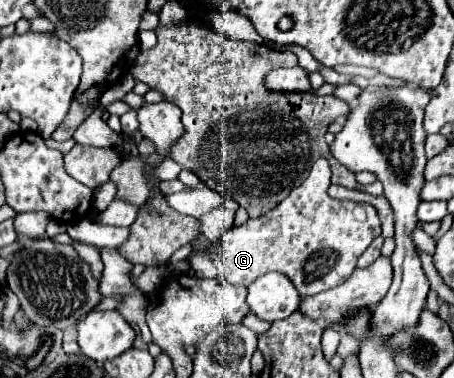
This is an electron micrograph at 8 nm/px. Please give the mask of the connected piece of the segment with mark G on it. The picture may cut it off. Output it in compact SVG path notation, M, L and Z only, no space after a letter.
M325 158L317 160L309 178L295 188L277 208L261 218L247 220L241 228L233 226L219 244L209 244L207 250L219 270L219 276L235 286L249 286L261 274L285 274L301 294L315 296L343 284L357 266L357 258L381 234L381 220L371 204L349 200L333 200L327 194L331 170Z

